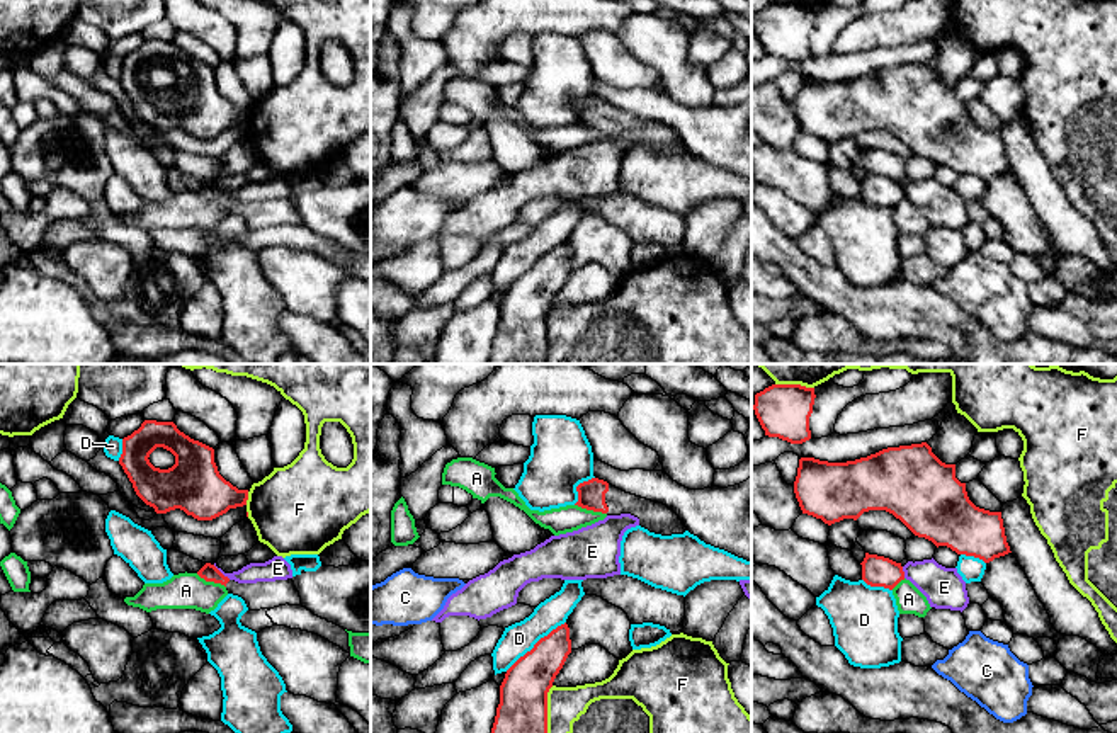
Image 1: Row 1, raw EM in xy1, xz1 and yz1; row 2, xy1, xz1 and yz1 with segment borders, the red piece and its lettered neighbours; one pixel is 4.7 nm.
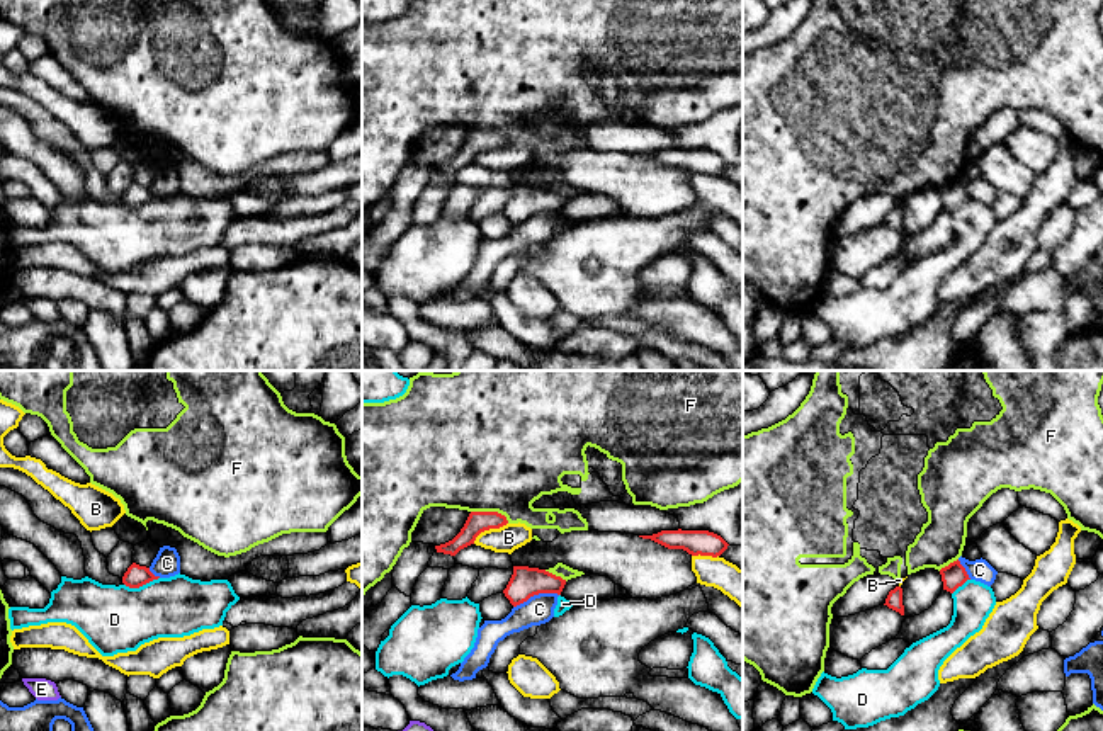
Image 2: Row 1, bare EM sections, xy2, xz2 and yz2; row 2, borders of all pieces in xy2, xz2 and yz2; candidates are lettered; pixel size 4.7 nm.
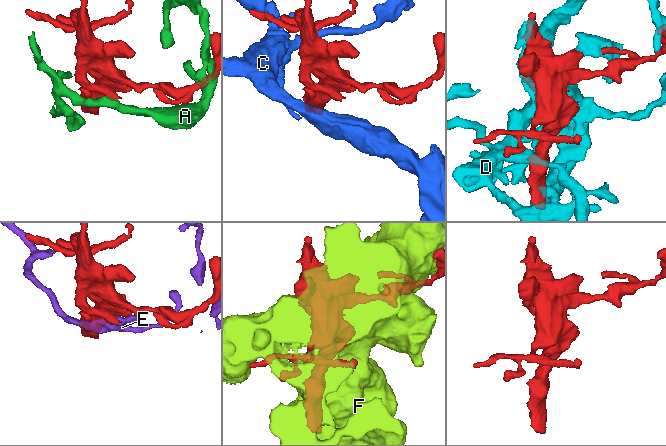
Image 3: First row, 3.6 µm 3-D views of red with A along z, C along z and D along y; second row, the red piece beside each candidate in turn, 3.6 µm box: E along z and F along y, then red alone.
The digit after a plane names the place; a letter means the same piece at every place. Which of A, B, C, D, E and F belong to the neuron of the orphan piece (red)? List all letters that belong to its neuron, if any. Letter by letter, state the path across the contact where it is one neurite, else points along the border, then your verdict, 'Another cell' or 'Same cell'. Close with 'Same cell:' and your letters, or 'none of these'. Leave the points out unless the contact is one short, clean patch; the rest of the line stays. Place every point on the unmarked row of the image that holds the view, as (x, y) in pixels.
A: Boundary: xz1 (575, 123), (606, 133). Another cell
B: Another cell
C: Boundary: xz2 (558, 213), (534, 213), (514, 226). Another cell
D: Another cell
E: Another cell
F: Another cell
Same cell: none of these

